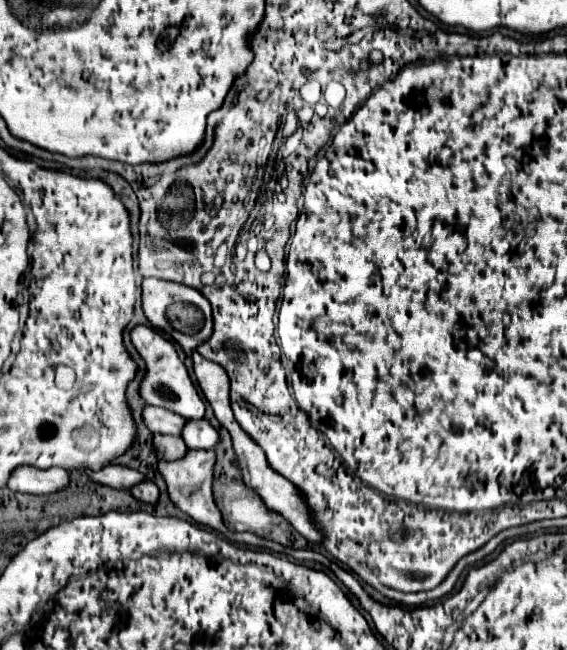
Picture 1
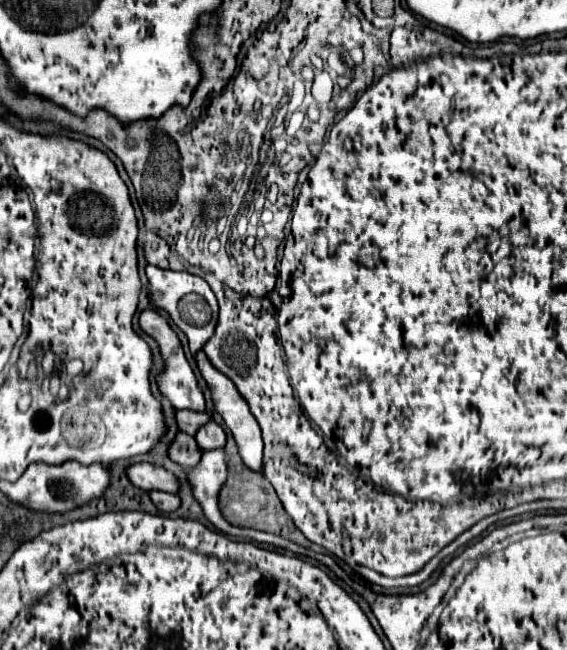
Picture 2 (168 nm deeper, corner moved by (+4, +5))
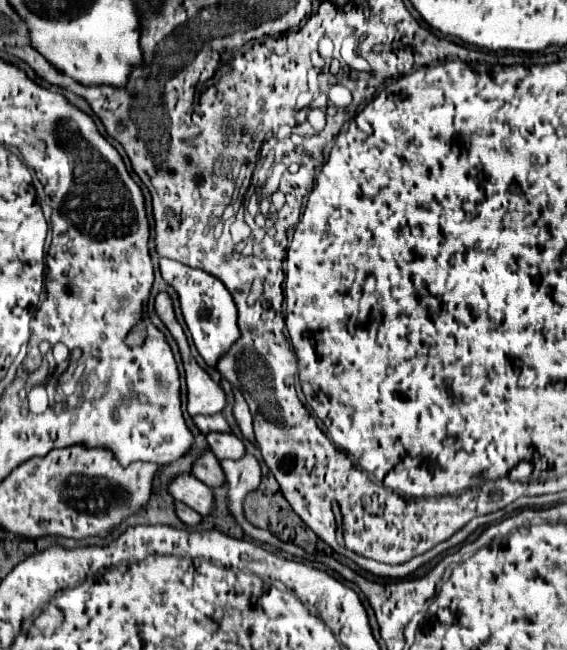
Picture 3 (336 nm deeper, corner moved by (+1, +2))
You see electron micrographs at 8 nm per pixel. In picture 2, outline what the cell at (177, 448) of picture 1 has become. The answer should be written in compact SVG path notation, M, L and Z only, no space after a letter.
M178 433L174 443L170 445L170 451L168 451L170 459L180 463L182 467L186 469L194 469L198 463L200 463L200 457L202 457L202 449L198 447L196 439L192 435L186 435L186 433Z

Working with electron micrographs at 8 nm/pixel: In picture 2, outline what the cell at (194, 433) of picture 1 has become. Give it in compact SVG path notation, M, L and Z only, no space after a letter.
M208 421L198 433L196 433L196 441L200 445L200 449L210 451L210 449L220 449L226 445L226 433L220 425L216 425L214 421Z

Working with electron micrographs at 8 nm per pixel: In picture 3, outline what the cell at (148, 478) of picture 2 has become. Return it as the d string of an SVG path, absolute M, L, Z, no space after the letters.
M181 474L175 476L169 482L169 492L175 500L185 502L189 508L199 512L201 516L207 514L213 506L213 492L209 486L199 482L193 474Z

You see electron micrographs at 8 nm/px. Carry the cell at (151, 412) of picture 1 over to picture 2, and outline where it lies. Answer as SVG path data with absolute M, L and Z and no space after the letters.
M176 411L176 421L180 431L196 435L196 431L210 421L208 413L198 413L198 411Z

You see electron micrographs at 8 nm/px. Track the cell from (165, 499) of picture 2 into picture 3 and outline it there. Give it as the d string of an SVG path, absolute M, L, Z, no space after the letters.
M175 502L175 514L179 516L181 522L185 522L189 526L199 524L199 520L201 520L201 516L193 508L189 508L187 504L183 504L183 502Z

